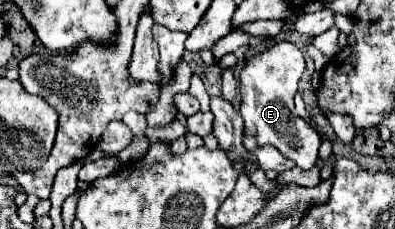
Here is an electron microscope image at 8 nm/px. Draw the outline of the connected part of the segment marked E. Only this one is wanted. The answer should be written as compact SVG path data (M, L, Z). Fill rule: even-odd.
M287 40L277 42L271 50L251 58L239 76L241 94L241 116L245 120L245 134L257 140L257 146L271 144L285 158L295 160L303 170L309 170L317 162L317 152L321 146L321 136L313 130L297 112L293 96L297 92L297 82L305 70L305 58L301 50Z

